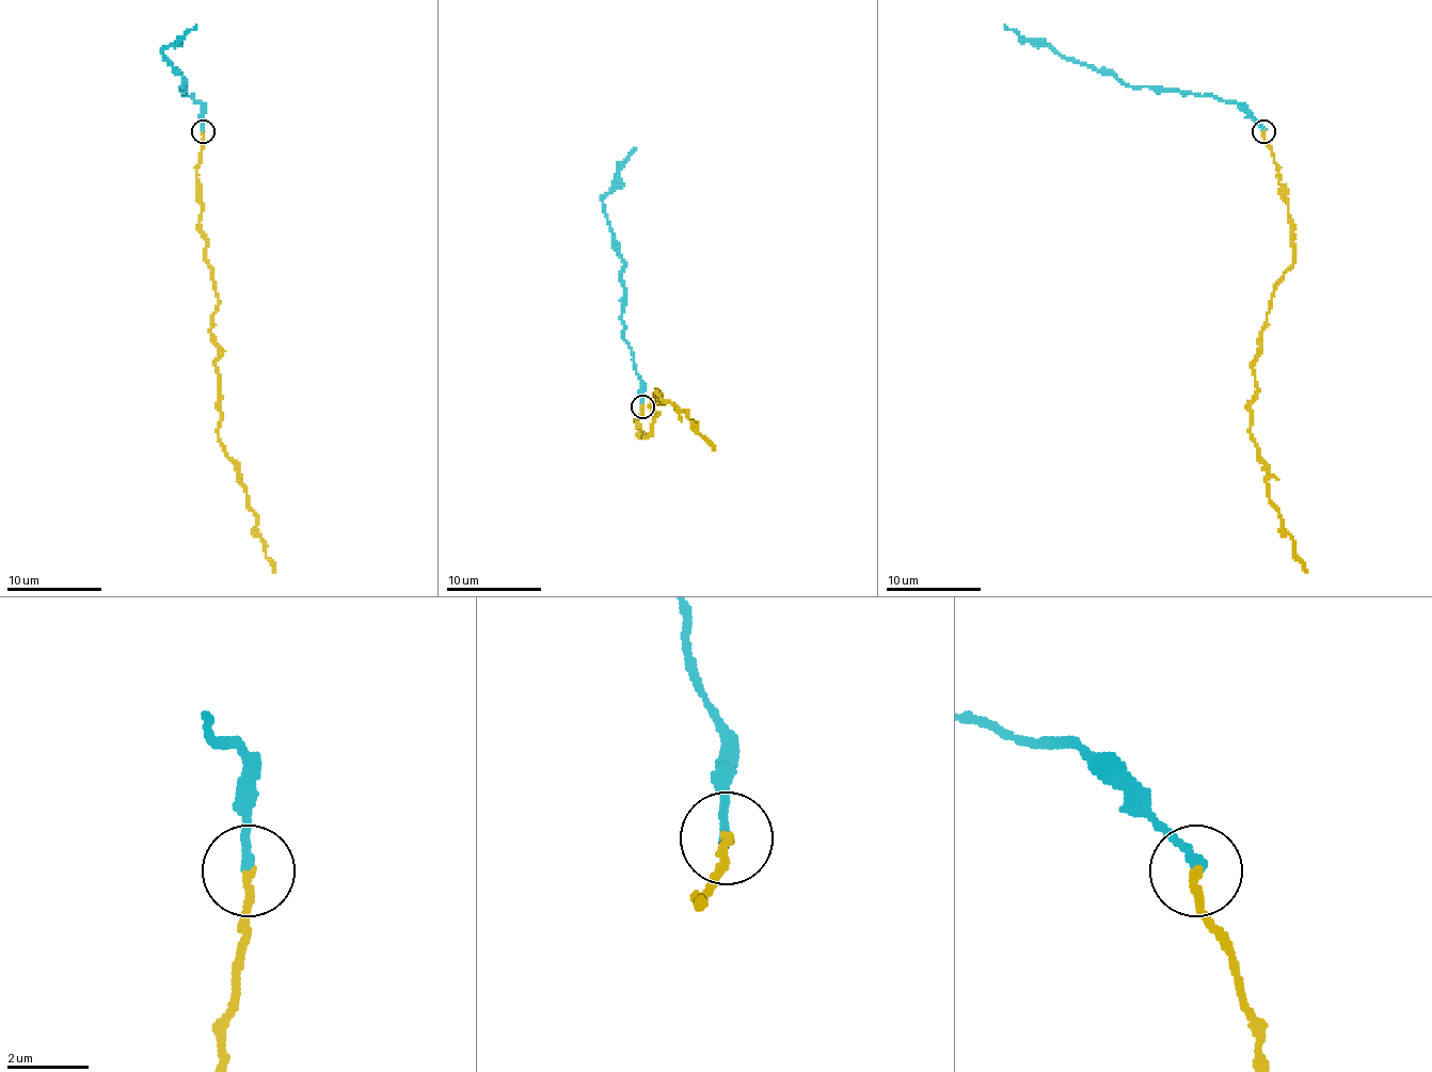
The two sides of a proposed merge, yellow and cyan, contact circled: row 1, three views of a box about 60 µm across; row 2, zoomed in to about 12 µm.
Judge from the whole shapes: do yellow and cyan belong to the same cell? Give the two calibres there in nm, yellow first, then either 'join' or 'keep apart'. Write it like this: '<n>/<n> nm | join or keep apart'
200/240 nm | join

